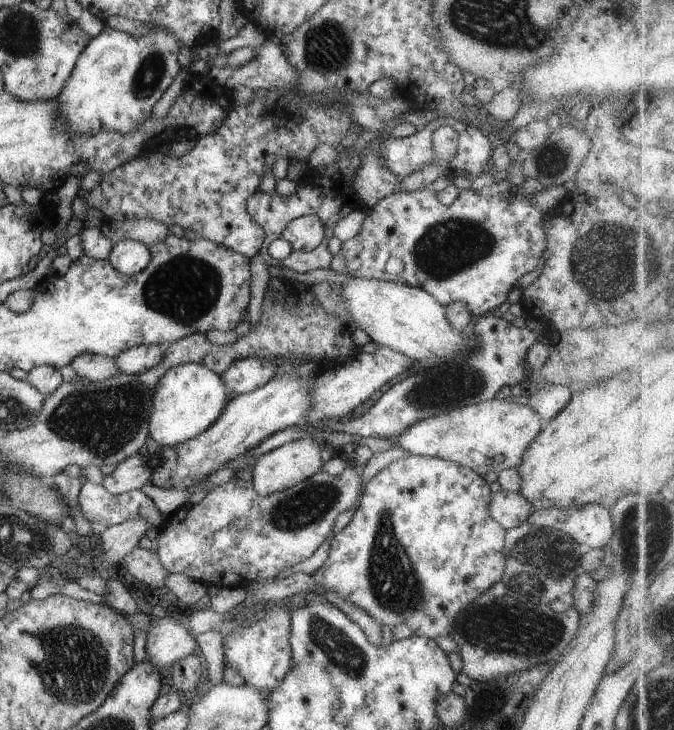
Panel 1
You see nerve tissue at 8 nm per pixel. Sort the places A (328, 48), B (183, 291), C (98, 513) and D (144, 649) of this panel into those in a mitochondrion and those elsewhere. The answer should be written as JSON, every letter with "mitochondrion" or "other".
{"A":"mitochondrion","B":"mitochondrion","C":"other","D":"other"}

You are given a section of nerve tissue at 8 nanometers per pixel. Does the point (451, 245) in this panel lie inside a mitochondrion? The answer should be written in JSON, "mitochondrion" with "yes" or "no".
{"mitochondrion":"yes"}

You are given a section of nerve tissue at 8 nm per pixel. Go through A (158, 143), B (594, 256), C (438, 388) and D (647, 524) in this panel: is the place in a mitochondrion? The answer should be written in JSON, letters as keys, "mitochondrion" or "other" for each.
{"A":"other","B":"mitochondrion","C":"mitochondrion","D":"mitochondrion"}

